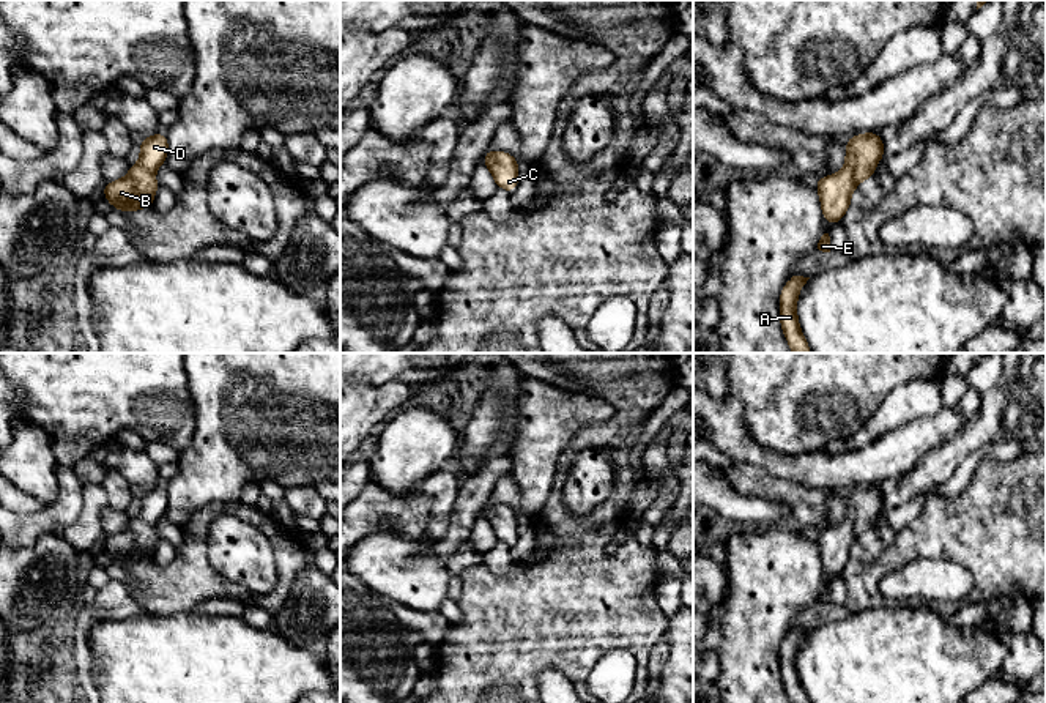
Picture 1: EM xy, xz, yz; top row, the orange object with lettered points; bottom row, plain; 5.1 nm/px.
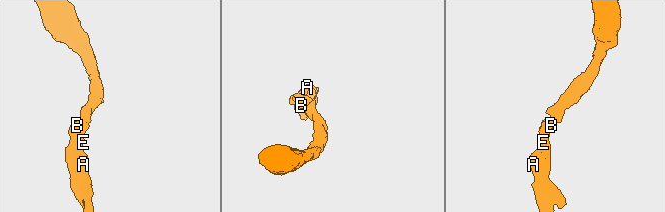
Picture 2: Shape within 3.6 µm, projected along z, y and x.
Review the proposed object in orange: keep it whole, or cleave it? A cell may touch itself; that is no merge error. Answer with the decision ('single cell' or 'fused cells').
single cell

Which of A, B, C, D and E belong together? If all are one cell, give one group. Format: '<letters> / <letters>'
A B C D E

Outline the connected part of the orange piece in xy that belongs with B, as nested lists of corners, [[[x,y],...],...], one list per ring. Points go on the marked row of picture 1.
[[[156,132],[140,140],[140,159],[131,164],[129,173],[117,181],[106,183],[102,194],[118,211],[135,211],[153,206],[159,183],[153,177],[169,154],[167,134]]]

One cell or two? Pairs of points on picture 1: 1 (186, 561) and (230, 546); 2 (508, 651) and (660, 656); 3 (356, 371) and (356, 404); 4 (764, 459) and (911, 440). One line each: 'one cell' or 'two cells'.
1: two cells
2: two cells
3: two cells
4: one cell

